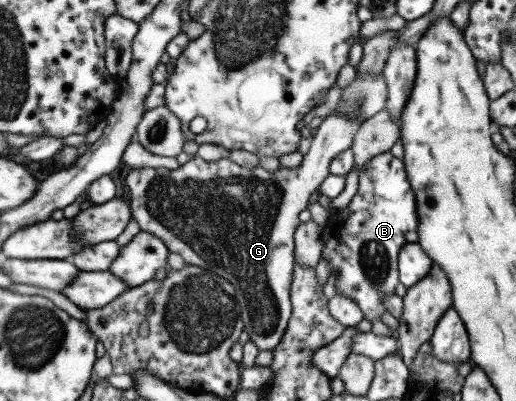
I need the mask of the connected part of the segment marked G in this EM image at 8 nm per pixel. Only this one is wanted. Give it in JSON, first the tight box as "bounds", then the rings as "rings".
{"bounds":[124,113,362,350],"rings":[[[332,113],[322,120],[311,137],[308,152],[293,168],[280,166],[272,173],[260,166],[248,169],[228,159],[203,161],[195,155],[172,170],[161,167],[130,169],[124,179],[130,195],[130,214],[138,223],[139,231],[156,236],[169,252],[178,253],[185,264],[215,273],[233,285],[243,330],[258,350],[271,350],[277,345],[290,317],[293,233],[301,223],[298,215],[308,208],[308,197],[329,174],[330,161],[351,147],[354,132],[362,123],[359,118],[346,120],[343,115]]]}

